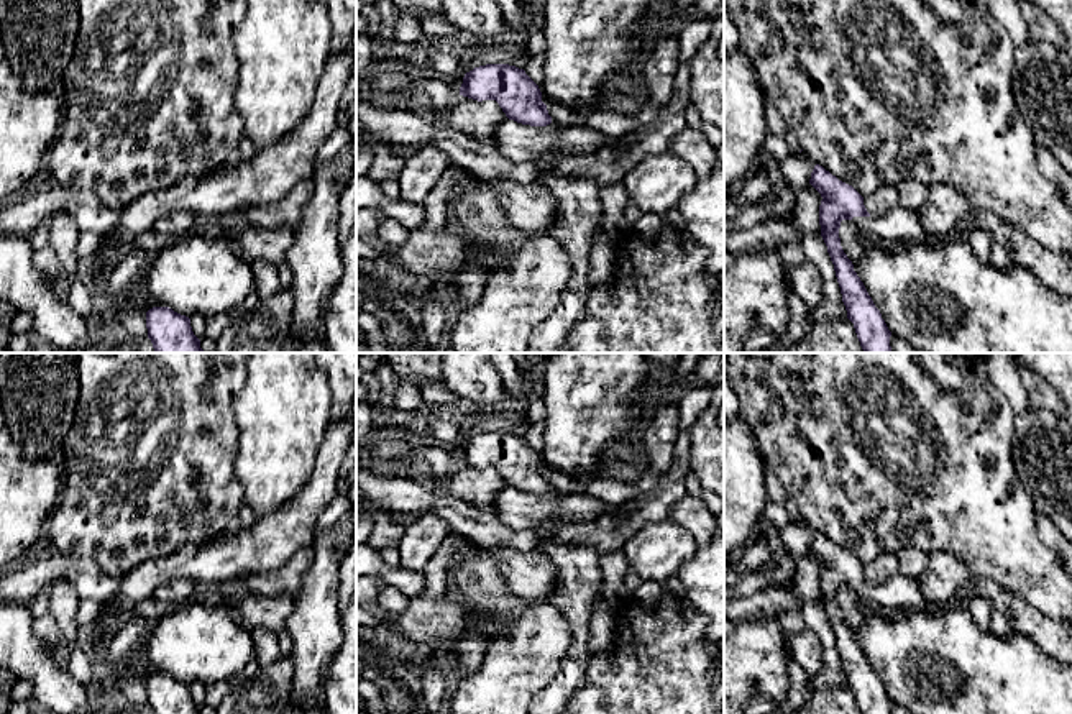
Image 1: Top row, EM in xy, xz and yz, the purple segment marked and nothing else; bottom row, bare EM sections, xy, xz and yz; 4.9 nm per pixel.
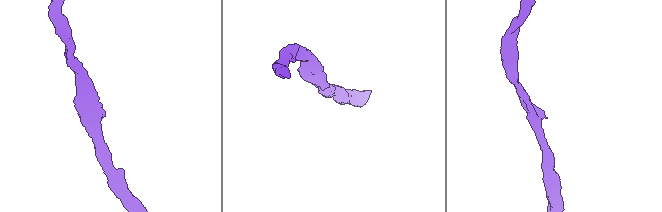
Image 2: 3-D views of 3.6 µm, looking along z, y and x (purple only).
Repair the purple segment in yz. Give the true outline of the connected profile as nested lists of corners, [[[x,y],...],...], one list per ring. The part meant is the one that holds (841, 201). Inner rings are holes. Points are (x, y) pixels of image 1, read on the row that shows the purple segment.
[[[819,164],[814,166],[809,184],[822,197],[819,205],[821,236],[834,264],[847,318],[854,323],[860,346],[864,353],[891,353],[891,332],[844,253],[839,228],[842,220],[849,220],[859,233],[878,235],[886,245],[923,241],[921,213],[898,207],[885,215],[870,215],[864,197]]]

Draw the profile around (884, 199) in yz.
[[[883,184],[864,197],[870,215],[885,215],[900,207],[900,194],[895,185]]]

